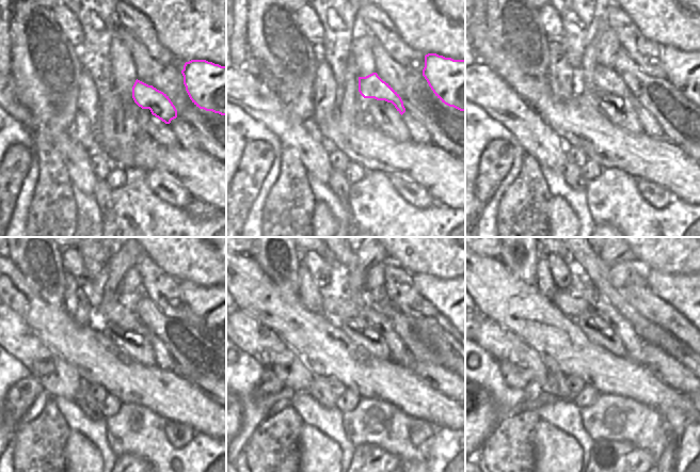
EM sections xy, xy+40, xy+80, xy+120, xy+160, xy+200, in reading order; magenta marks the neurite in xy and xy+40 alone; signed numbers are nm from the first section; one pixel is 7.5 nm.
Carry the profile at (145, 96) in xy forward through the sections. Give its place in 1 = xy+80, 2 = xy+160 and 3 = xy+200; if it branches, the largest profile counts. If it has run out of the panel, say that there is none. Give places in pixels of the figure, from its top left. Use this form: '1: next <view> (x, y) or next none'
1: next xy+80 (605, 79)
2: next xy+160 (351, 308)
3: next xy+200 (574, 310)

